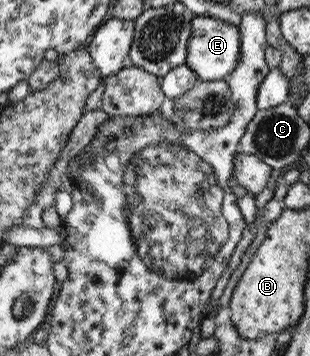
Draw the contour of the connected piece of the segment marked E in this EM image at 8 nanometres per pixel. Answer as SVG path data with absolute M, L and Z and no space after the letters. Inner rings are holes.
M195 16L193 19L193 32L191 32L189 55L186 64L189 69L199 77L199 81L225 81L235 72L242 58L242 34L239 27L223 23L214 18Z

